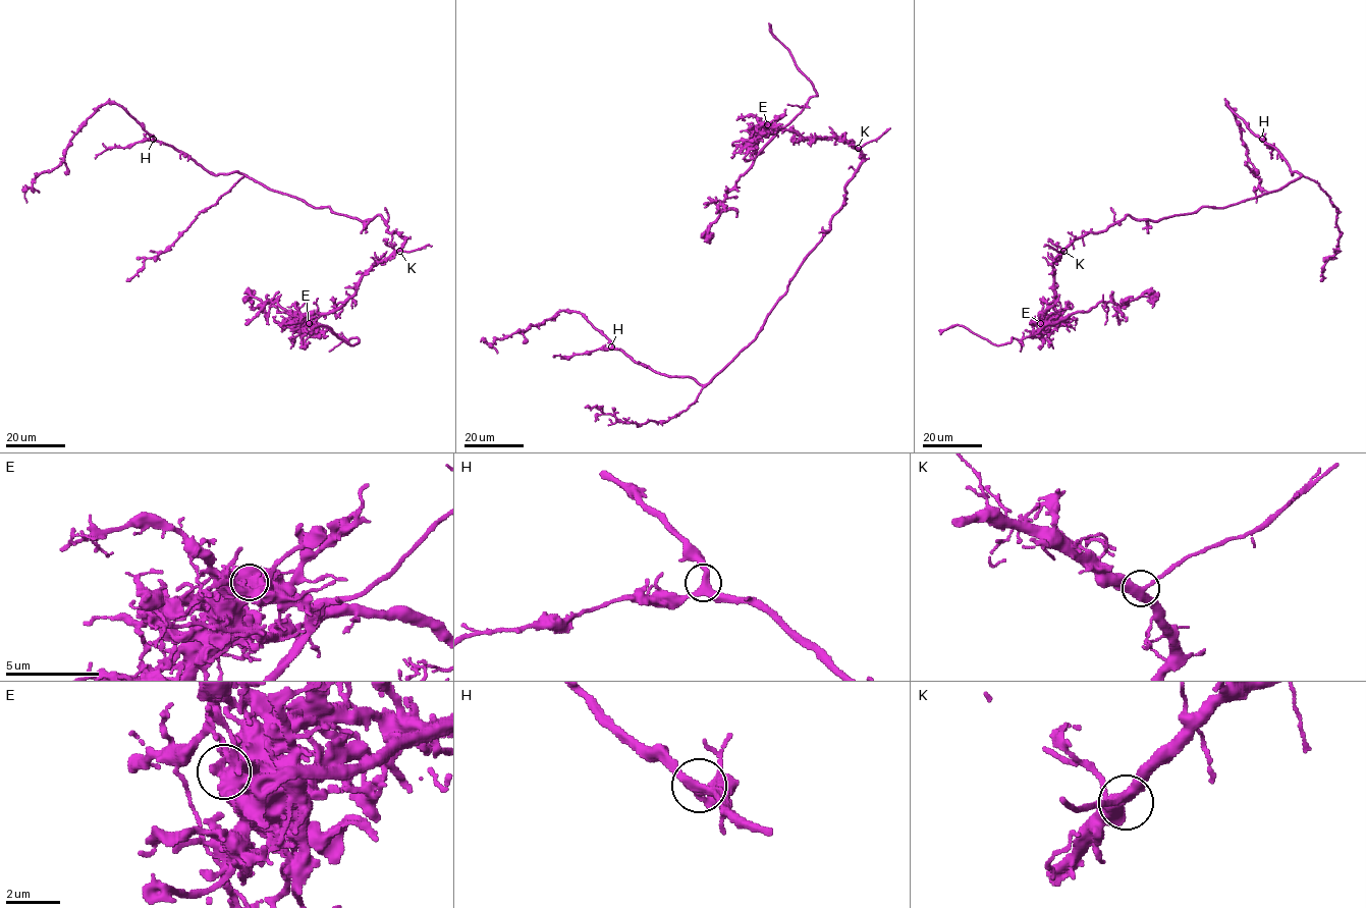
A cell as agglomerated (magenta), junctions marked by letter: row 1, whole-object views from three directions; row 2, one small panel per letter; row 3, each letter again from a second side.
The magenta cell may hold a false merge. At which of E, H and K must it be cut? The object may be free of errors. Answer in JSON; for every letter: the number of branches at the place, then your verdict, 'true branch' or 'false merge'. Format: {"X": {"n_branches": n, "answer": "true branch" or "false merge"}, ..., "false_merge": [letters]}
{"E": {"n_branches": 3, "answer": "false merge"}, "H": {"n_branches": 3, "answer": "true branch"}, "K": {"n_branches": 3, "answer": "true branch"}, "false_merge": ["E"]}

